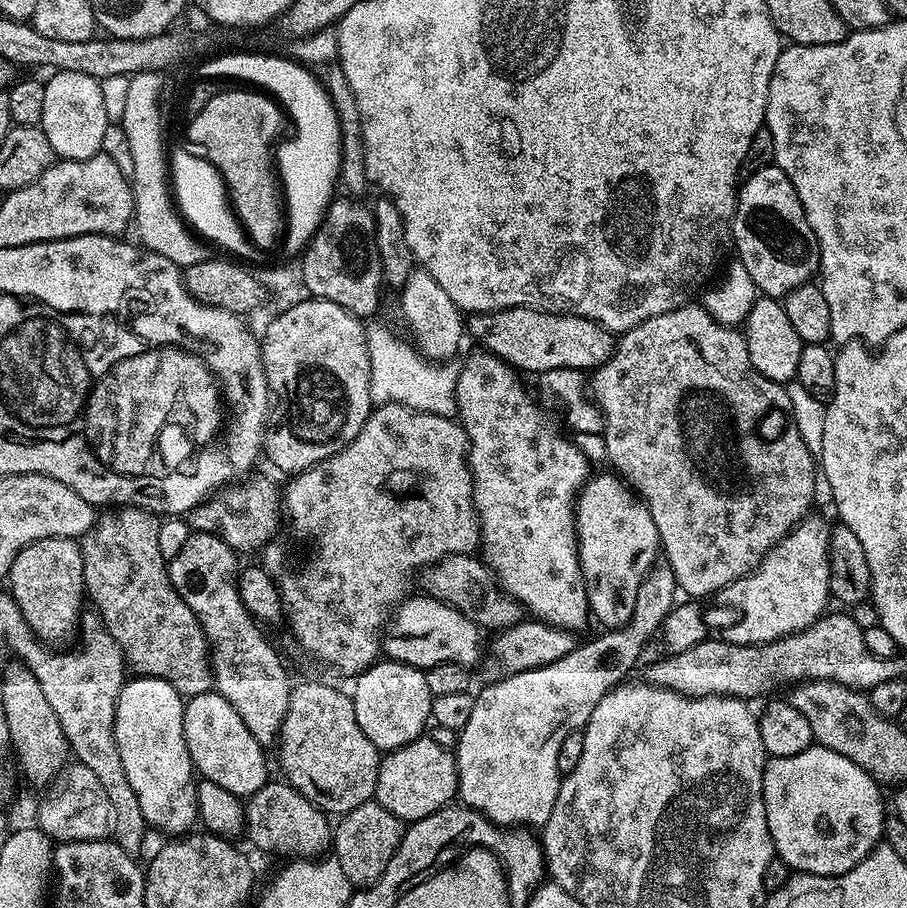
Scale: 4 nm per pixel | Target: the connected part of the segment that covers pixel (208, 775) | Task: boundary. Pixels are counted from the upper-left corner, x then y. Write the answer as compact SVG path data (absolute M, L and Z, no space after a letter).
M203 692L185 703L184 733L192 767L203 779L241 798L252 796L263 784L269 783L265 749L256 741L254 734L246 730L246 722L238 718L238 710L234 710L234 706L230 706L219 692Z

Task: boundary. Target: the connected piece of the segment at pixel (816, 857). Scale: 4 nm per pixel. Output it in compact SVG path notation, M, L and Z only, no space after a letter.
M813 746L802 750L802 754L783 757L784 772L780 772L780 768L776 764L779 763L765 763L764 777L762 778L762 798L766 802L766 822L770 826L770 838L772 839L775 855L787 862L789 869L809 876L841 876L850 870L854 870L854 866L858 866L858 862L862 862L862 858L869 856L872 853L872 849L881 843L882 837L886 832L886 815L884 816L884 808L886 812L886 800L885 797L884 800L880 797L880 791L882 791L881 785L873 780L869 772L862 770L862 766L850 762L850 758L846 758L829 748Z

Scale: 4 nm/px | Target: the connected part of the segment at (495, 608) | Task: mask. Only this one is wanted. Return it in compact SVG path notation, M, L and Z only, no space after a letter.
M463 552L442 557L437 564L419 573L418 588L421 593L433 596L435 600L440 600L443 604L458 610L481 630L509 628L526 616L518 601L502 591L488 565L476 554Z

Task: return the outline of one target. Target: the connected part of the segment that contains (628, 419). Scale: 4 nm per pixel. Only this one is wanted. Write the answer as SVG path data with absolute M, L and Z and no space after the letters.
M689 302L681 308L658 314L654 318L646 318L638 326L629 328L617 339L616 349L610 354L608 361L595 369L590 376L590 396L600 413L604 415L604 455L607 463L612 463L615 475L631 488L636 496L648 508L654 525L658 530L663 559L674 570L676 587L688 598L715 597L723 588L730 586L738 578L749 576L767 556L770 549L776 546L786 534L791 532L805 516L813 511L814 482L818 475L817 457L810 454L806 442L802 442L802 434L798 434L798 426L791 422L777 436L764 433L764 415L771 408L790 409L790 394L785 385L774 382L758 370L748 357L743 331L718 322L699 303Z

